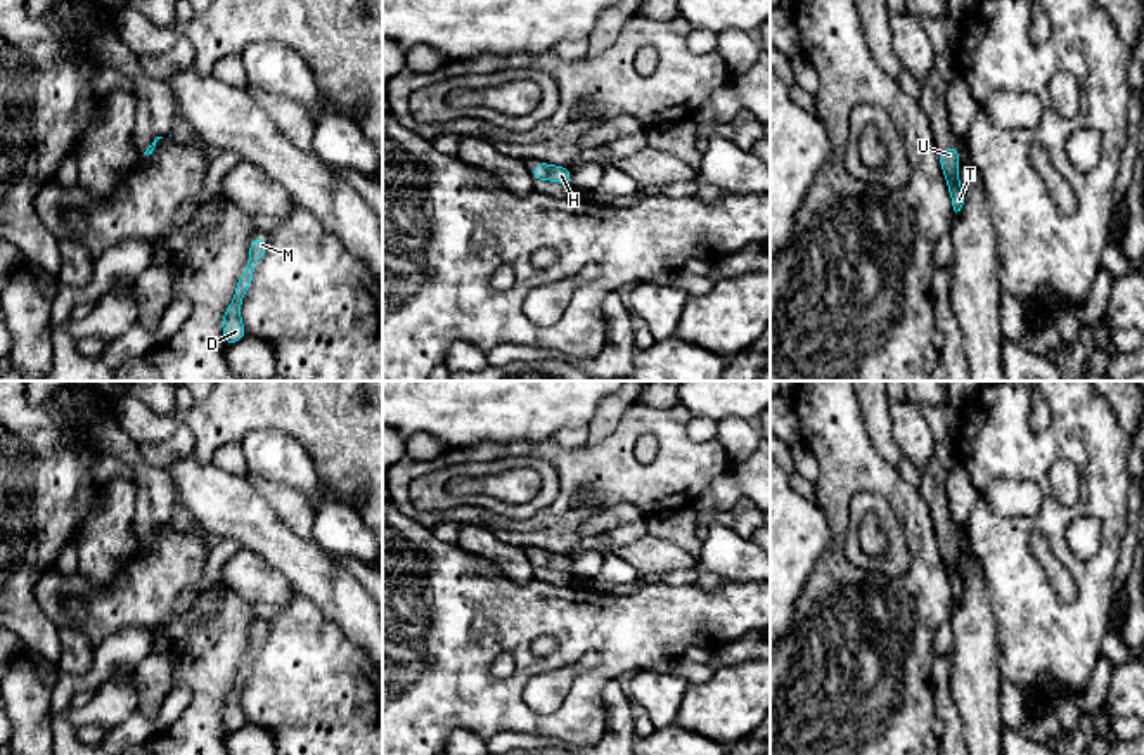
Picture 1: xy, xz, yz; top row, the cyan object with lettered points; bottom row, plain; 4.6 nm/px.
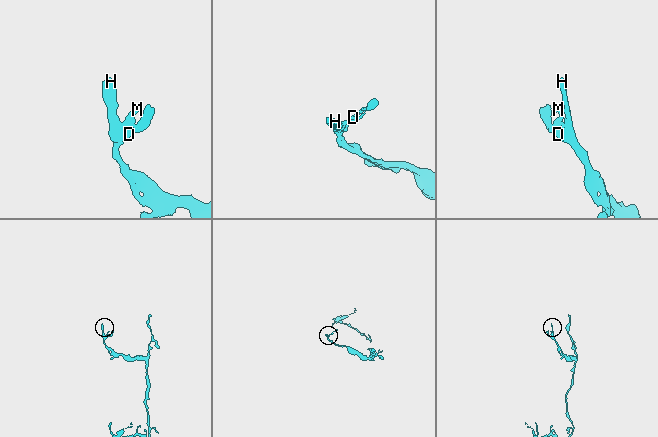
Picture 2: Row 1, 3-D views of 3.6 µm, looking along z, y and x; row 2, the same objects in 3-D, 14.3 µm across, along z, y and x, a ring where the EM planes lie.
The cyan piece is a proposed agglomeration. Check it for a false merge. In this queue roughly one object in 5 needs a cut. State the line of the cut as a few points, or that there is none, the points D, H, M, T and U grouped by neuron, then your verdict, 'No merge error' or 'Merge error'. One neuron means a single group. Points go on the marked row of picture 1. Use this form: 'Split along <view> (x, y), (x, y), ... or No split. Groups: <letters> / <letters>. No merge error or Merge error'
No split. Groups: D H M T U. No merge error

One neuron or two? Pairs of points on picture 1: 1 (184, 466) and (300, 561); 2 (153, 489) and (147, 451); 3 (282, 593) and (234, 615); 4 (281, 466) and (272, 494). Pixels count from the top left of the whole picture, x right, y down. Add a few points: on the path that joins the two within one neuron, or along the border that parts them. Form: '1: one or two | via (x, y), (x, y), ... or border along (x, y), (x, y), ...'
1: one | via (213, 496), (225, 506), (241, 511), (270, 539)
2: two | border along (139, 447), (141, 456), (168, 477)
3: two | border along (227, 584), (253, 605)
4: two | border along (248, 471), (296, 487), (312, 503)

